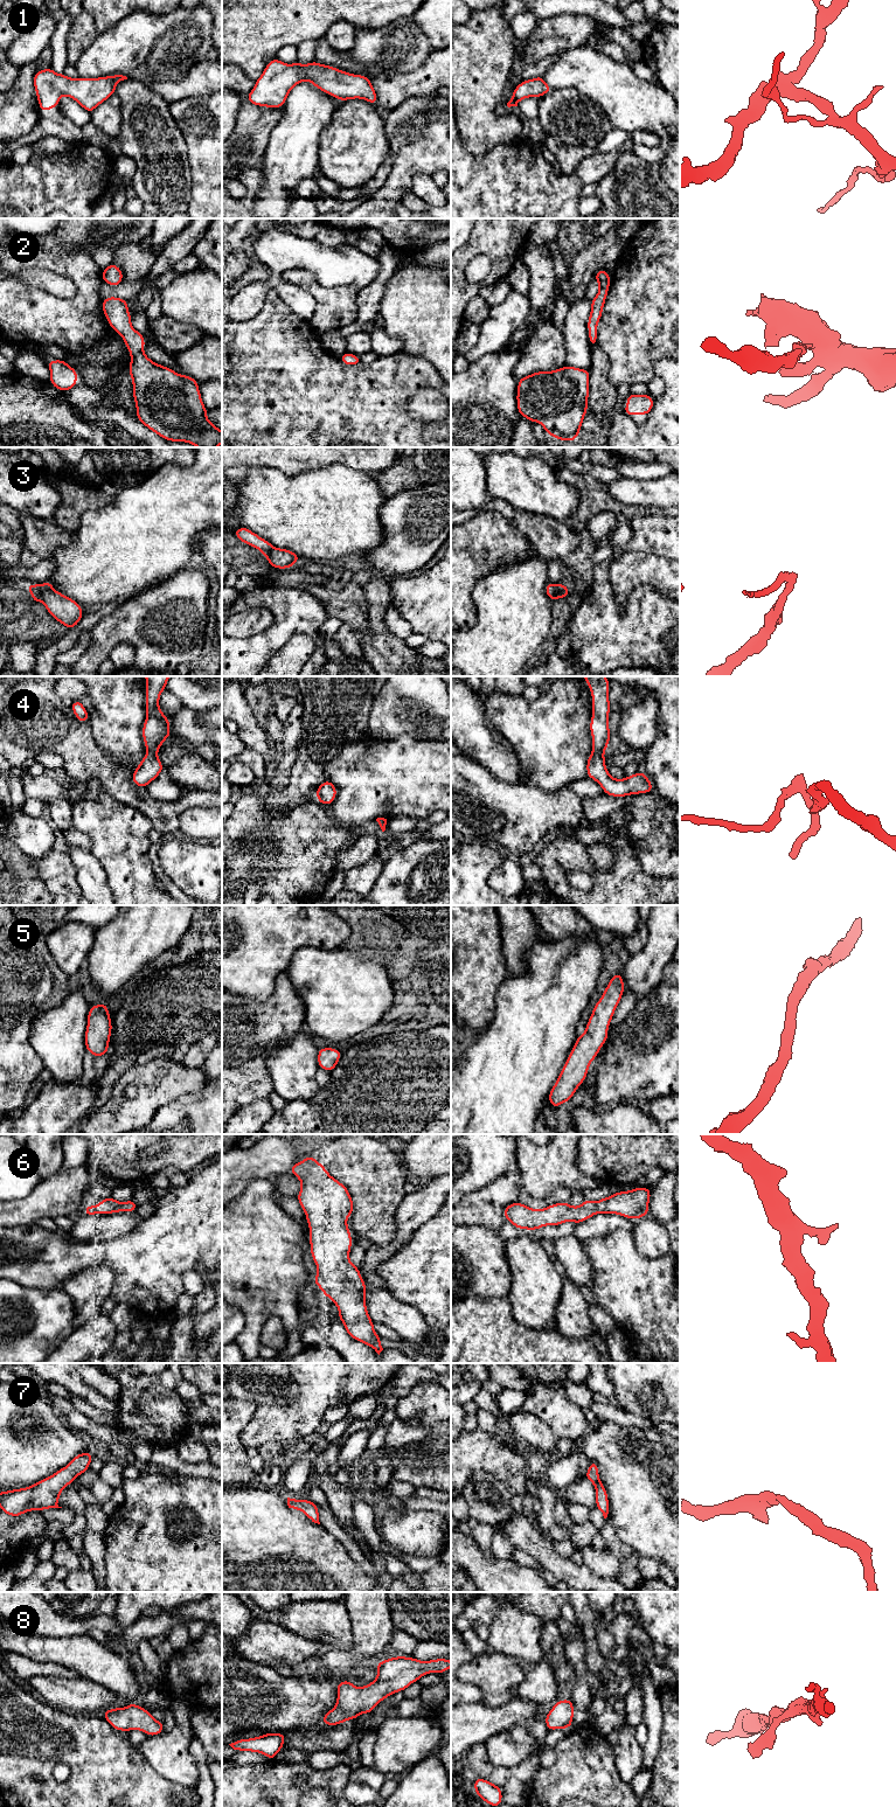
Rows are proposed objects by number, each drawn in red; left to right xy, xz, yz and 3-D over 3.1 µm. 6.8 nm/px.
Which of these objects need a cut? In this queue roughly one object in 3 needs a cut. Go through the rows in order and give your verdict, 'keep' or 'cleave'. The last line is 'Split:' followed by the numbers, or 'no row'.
1: keep
2: keep
3: cleave
4: cleave
5: keep
6: keep
7: keep
8: keep
Split: 3, 4

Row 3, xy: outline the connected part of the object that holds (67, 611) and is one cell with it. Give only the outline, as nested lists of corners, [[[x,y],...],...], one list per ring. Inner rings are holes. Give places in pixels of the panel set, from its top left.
[[[53,588],[42,591],[42,603],[48,613],[58,623],[72,630],[82,619],[82,606]]]

